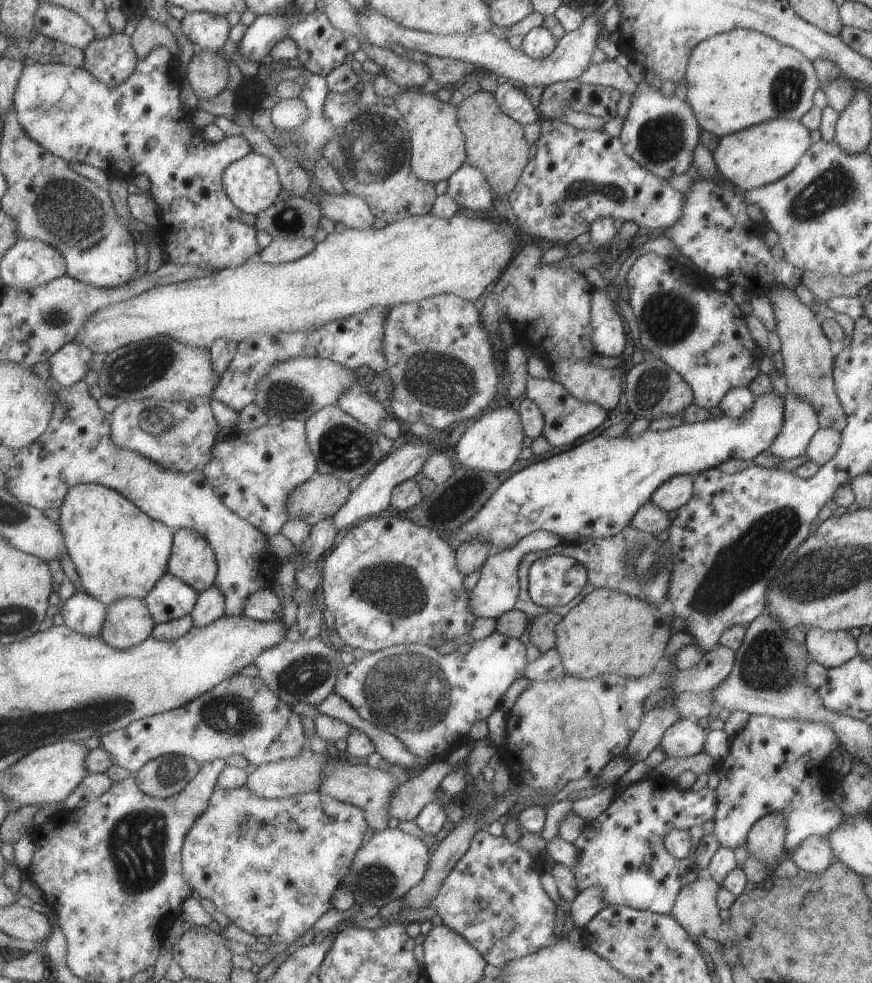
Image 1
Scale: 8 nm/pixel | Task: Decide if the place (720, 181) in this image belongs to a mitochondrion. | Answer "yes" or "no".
no

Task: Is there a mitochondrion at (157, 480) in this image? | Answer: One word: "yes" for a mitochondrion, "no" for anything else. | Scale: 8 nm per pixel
no

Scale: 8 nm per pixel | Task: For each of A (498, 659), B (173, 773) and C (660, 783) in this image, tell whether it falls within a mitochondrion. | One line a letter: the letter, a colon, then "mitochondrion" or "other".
A: other
B: mitochondrion
C: other

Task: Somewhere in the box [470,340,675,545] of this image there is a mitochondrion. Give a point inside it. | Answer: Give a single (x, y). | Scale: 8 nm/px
(652, 384)

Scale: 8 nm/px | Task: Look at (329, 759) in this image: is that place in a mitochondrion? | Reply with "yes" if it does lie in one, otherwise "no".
no

